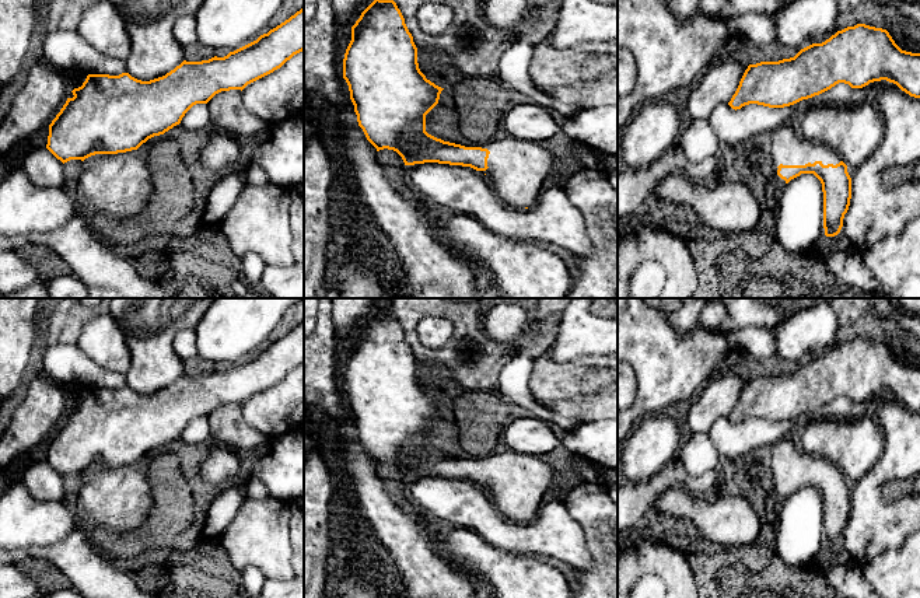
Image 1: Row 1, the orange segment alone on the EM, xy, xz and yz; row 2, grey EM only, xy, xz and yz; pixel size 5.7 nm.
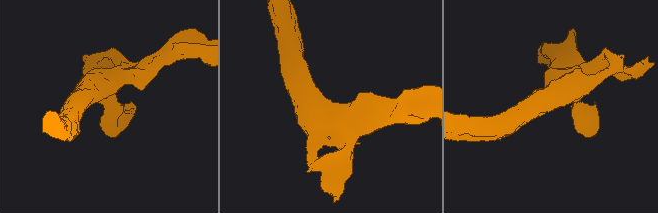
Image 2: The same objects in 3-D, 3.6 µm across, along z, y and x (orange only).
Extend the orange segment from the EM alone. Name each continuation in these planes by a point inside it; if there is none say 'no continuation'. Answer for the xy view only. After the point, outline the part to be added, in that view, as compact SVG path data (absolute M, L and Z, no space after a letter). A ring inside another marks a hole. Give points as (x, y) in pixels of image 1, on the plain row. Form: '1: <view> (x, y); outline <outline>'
no continuation

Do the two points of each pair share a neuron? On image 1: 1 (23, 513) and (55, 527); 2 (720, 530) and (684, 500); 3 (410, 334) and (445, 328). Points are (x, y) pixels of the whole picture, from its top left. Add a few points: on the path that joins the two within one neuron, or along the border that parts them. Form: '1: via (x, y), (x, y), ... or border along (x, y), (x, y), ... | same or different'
1: via (31, 521), (46, 523) | same
2: via (712, 521), (703, 513), (692, 509) | same
3: border along (448, 320), (423, 318), (416, 327), (419, 341) | different

